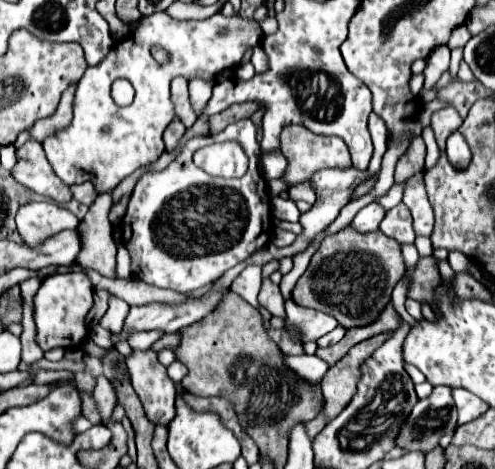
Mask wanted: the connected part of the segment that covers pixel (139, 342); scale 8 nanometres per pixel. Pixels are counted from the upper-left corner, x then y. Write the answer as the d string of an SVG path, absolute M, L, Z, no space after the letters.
M147 331L147 333L133 333L133 337L129 337L129 345L133 349L145 351L149 349L159 337L163 337L163 331Z

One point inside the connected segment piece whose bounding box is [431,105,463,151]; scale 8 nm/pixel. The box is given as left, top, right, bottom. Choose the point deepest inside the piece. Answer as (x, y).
(447, 121)

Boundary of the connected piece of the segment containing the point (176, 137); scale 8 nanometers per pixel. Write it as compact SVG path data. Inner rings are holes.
M179 119L173 121L173 123L165 129L165 133L163 133L165 151L173 151L173 149L179 145L179 141L181 141L183 135L185 135L185 127L183 127L183 123L181 123Z

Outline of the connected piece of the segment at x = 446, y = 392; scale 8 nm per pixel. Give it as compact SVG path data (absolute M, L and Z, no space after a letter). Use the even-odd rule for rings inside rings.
M433 387L427 399L415 403L409 421L401 427L397 447L407 451L429 453L439 445L439 437L457 427L457 409L451 395L451 387Z

